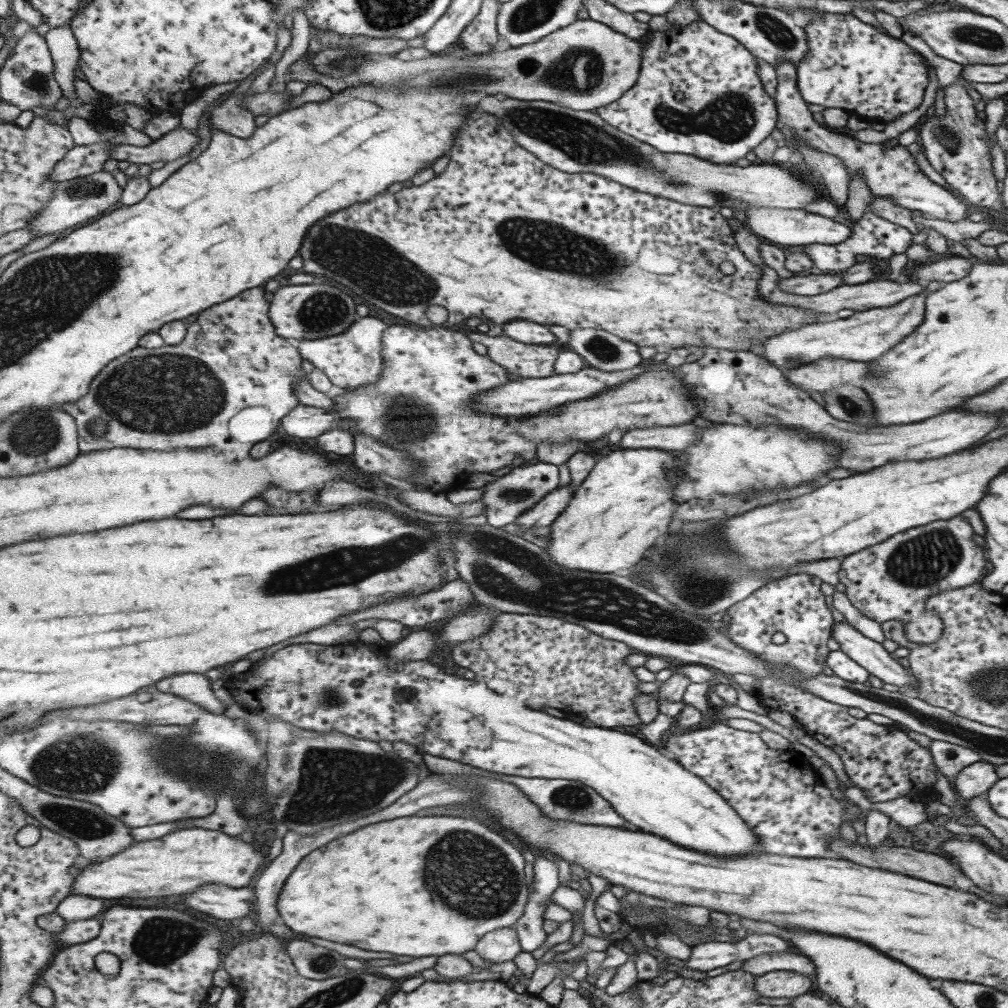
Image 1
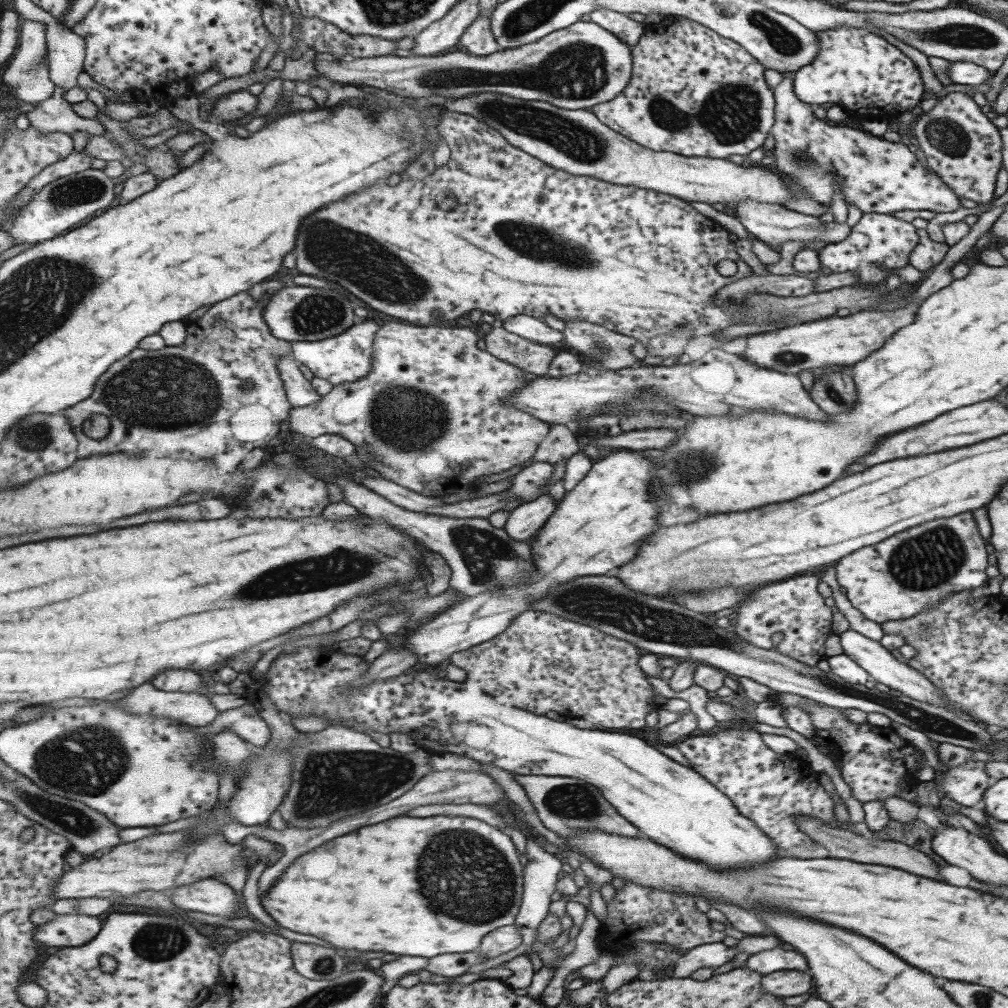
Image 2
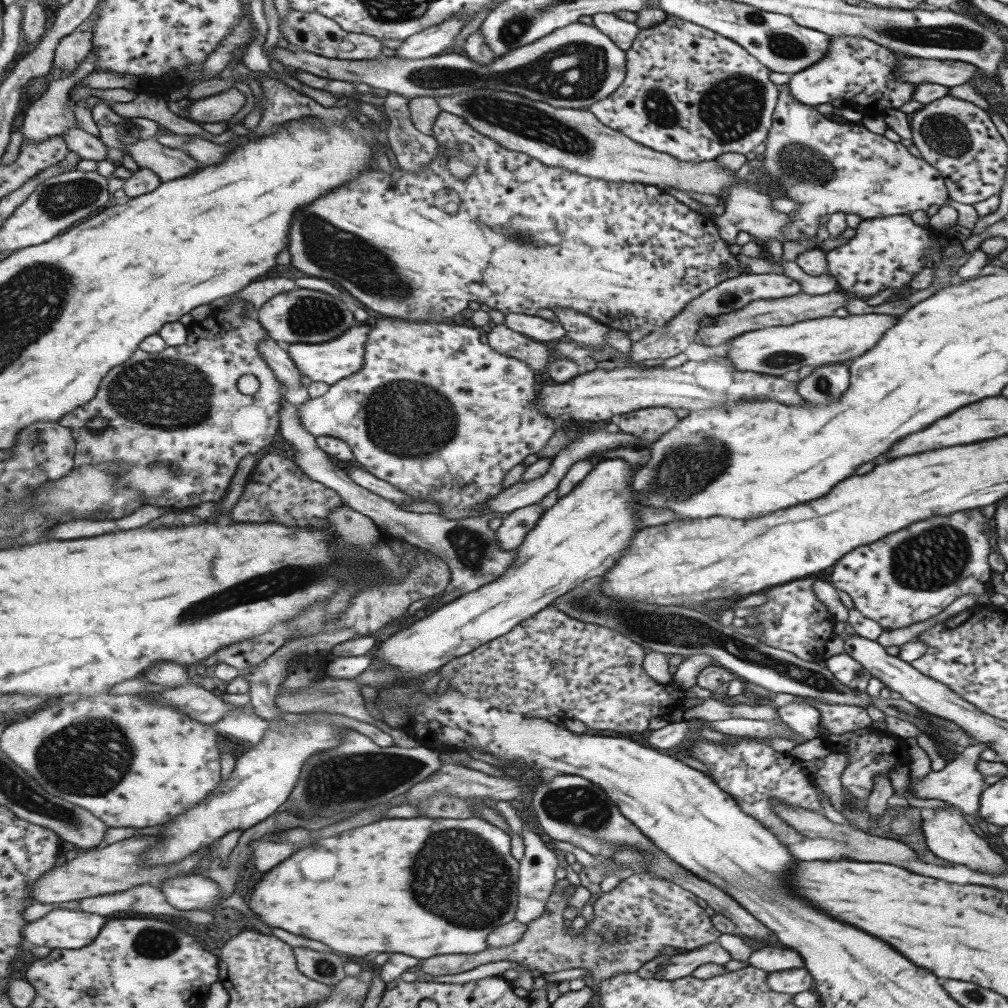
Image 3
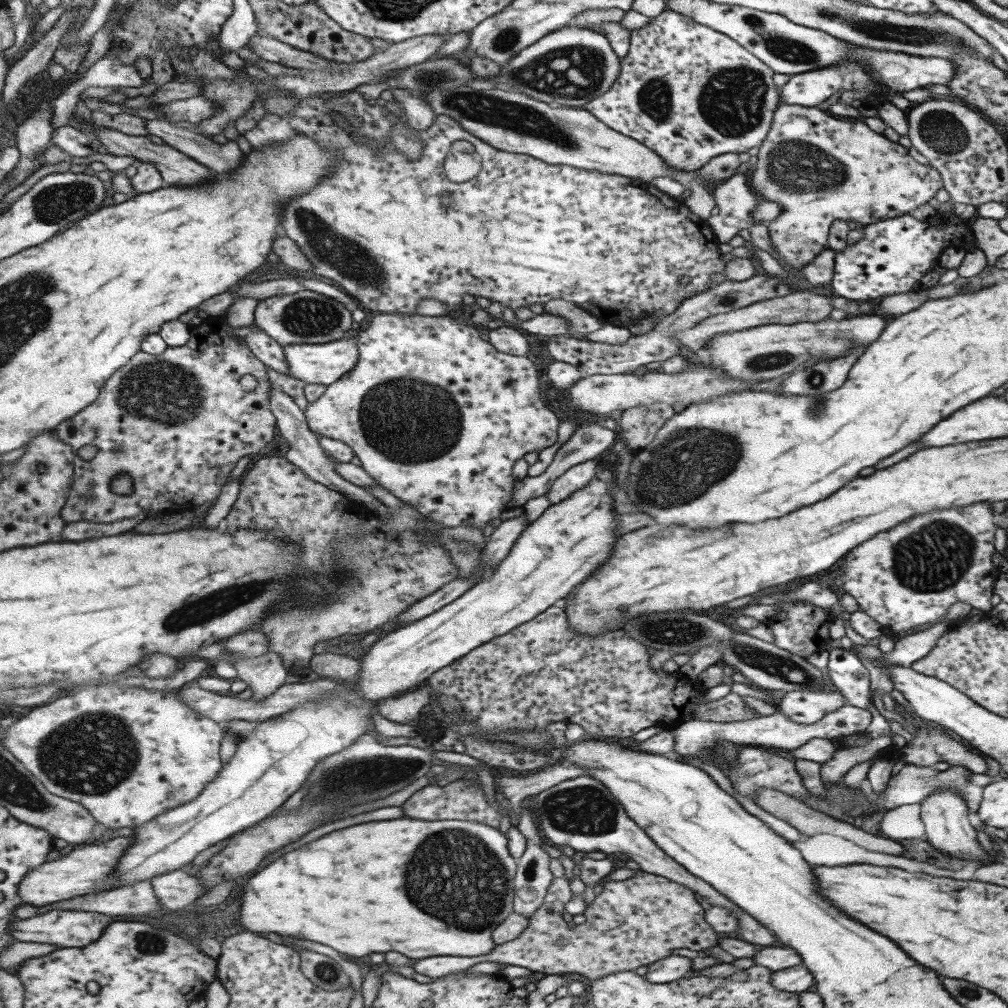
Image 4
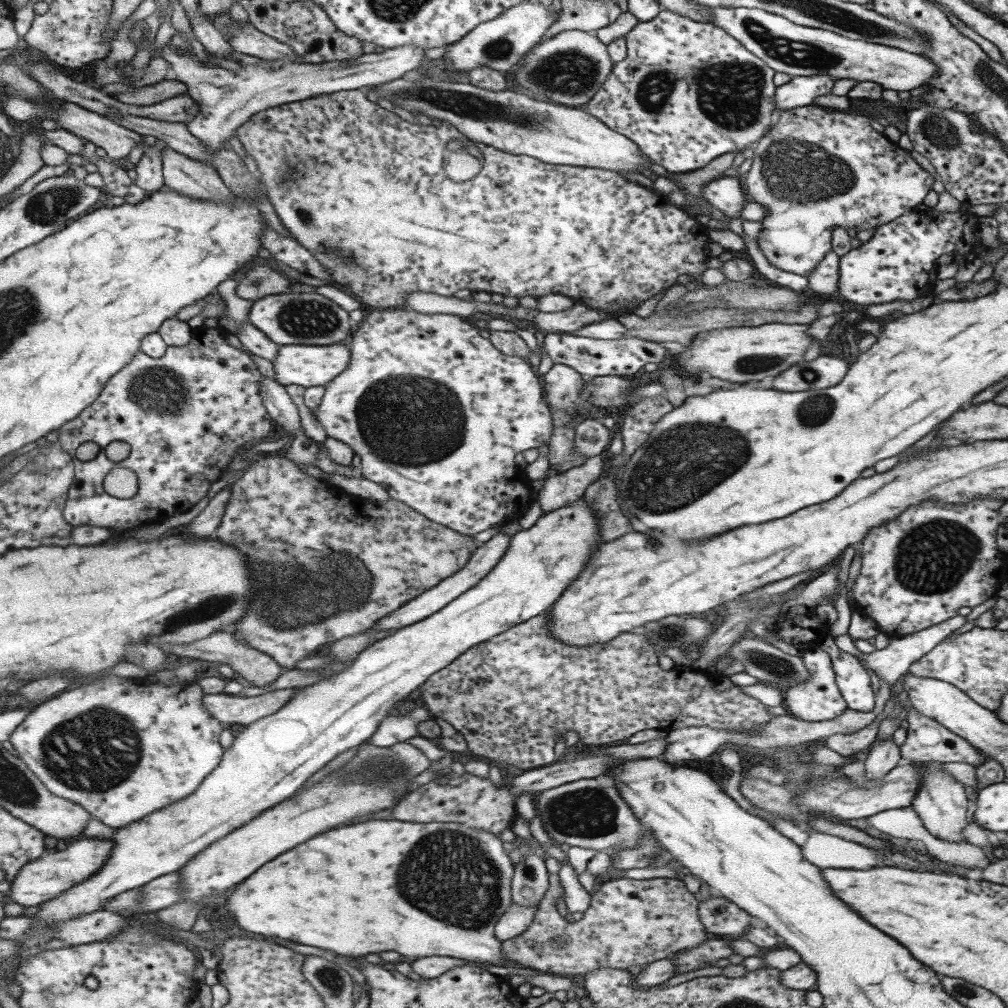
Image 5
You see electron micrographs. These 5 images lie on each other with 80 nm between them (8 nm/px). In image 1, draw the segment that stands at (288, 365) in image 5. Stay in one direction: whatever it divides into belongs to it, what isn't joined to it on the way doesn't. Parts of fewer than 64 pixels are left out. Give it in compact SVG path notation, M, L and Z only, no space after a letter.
M361 317L347 332L327 338L303 339L298 349L304 359L329 375L337 389L360 388L360 386L372 385L379 381L384 373L384 332L389 327L379 318Z

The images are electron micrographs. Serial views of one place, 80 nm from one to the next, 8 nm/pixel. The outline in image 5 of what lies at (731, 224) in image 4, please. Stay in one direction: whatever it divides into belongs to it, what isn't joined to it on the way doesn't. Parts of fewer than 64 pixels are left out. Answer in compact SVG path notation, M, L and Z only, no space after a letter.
M719 177L701 186L701 196L705 202L720 210L726 218L739 218L746 198L741 184L735 177Z

